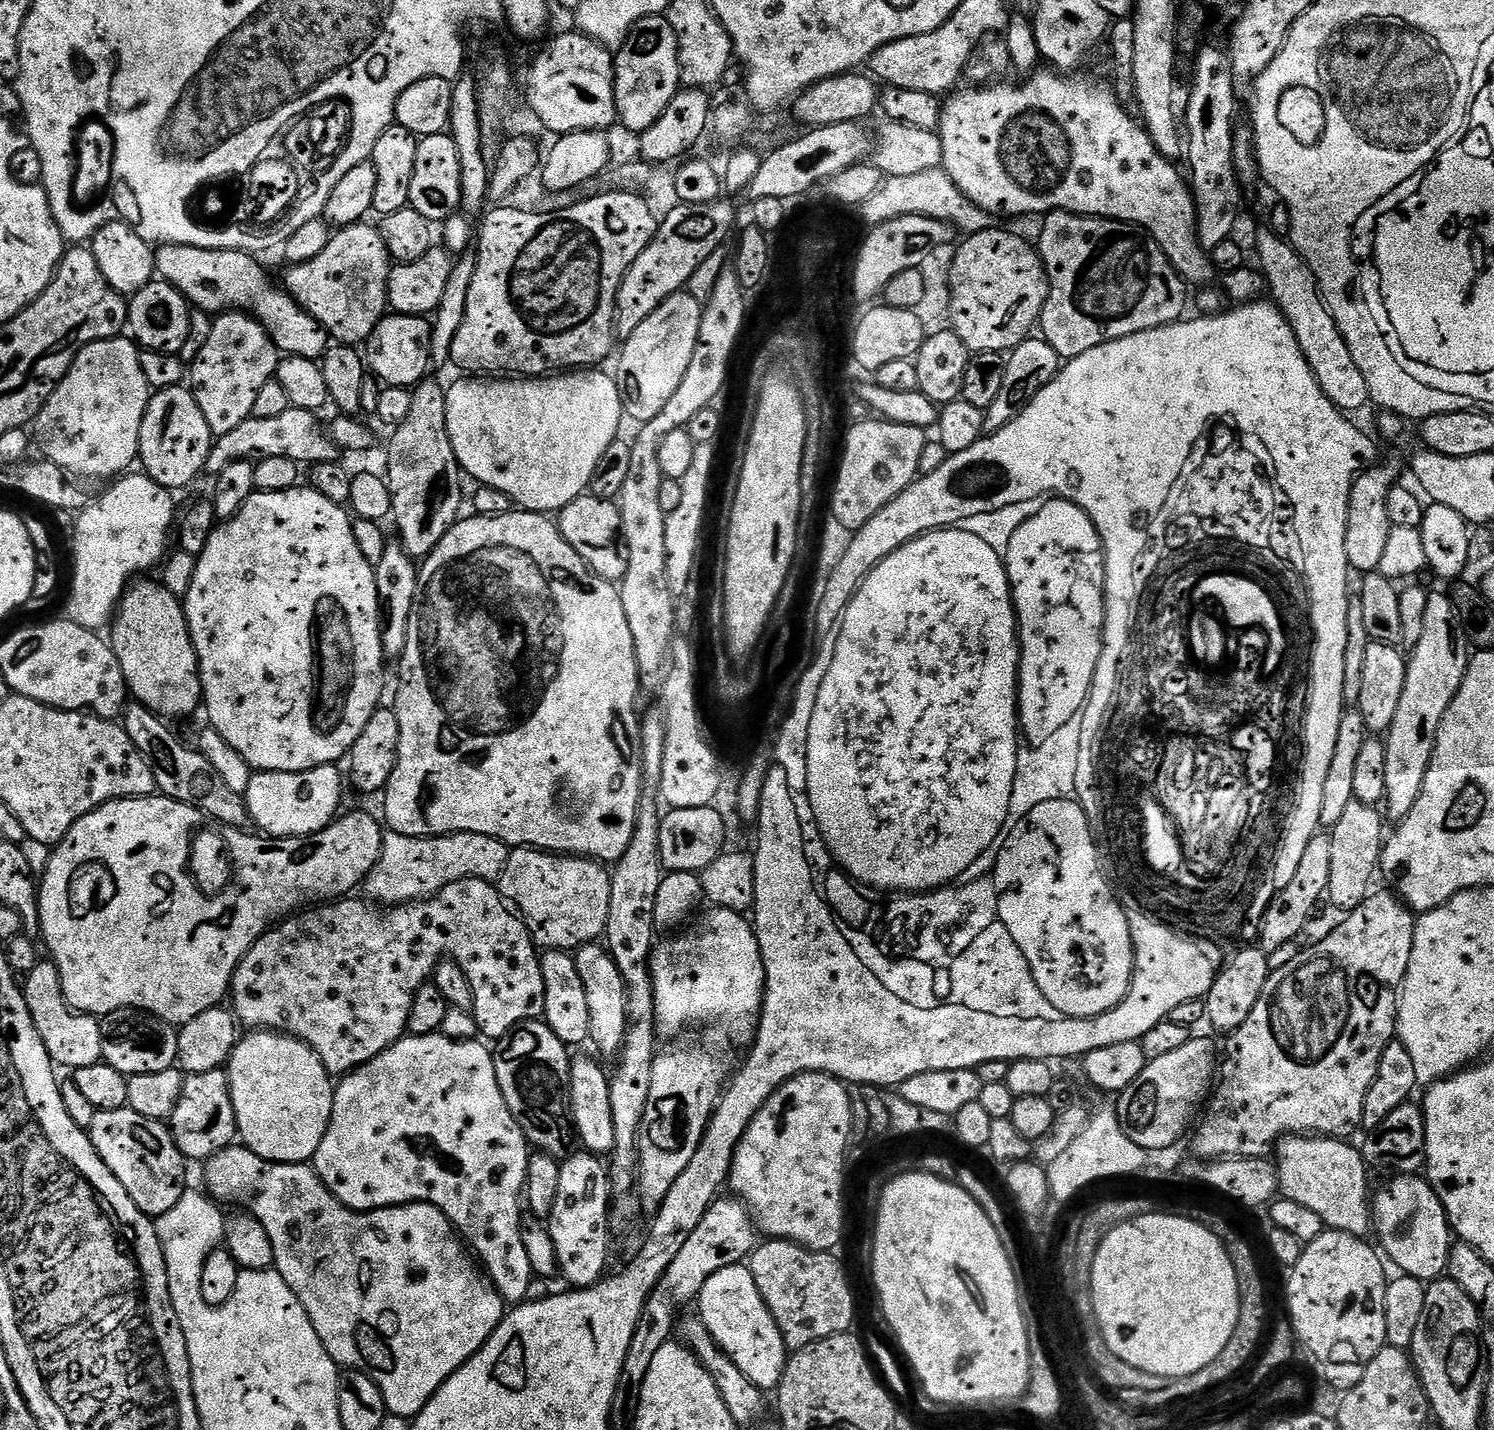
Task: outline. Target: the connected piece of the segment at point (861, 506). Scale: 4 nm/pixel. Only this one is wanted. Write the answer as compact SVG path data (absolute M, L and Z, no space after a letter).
M869 418L851 425L848 437L844 440L844 453L840 456L840 473L836 476L836 489L832 492L832 510L830 516L851 530L857 532L882 506L894 502L902 490L906 490L920 476L919 463L923 448L927 446L929 437L925 429L914 425L900 425L898 422Z

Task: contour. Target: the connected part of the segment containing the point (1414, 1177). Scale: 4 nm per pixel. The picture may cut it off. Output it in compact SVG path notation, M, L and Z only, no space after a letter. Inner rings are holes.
M1400 1174L1389 1180L1392 1181L1377 1196L1375 1193L1370 1204L1379 1251L1389 1261L1392 1259L1403 1275L1425 1282L1441 1279L1448 1270L1454 1233L1438 1194L1420 1174Z

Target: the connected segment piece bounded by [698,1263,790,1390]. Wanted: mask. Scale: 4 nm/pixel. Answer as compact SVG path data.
M747 1263L726 1266L718 1274L710 1274L698 1297L700 1321L710 1330L714 1342L761 1390L775 1390L780 1384L784 1367L788 1364L790 1350L784 1344L782 1334L766 1306L758 1286L754 1286L754 1274Z

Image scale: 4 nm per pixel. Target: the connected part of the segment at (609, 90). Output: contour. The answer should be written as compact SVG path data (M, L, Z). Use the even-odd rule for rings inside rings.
M579 30L564 32L556 36L536 56L532 69L524 76L524 96L532 107L532 112L555 134L570 132L604 132L617 123L614 102L614 82L616 70L614 56L609 49L596 40L591 40Z

